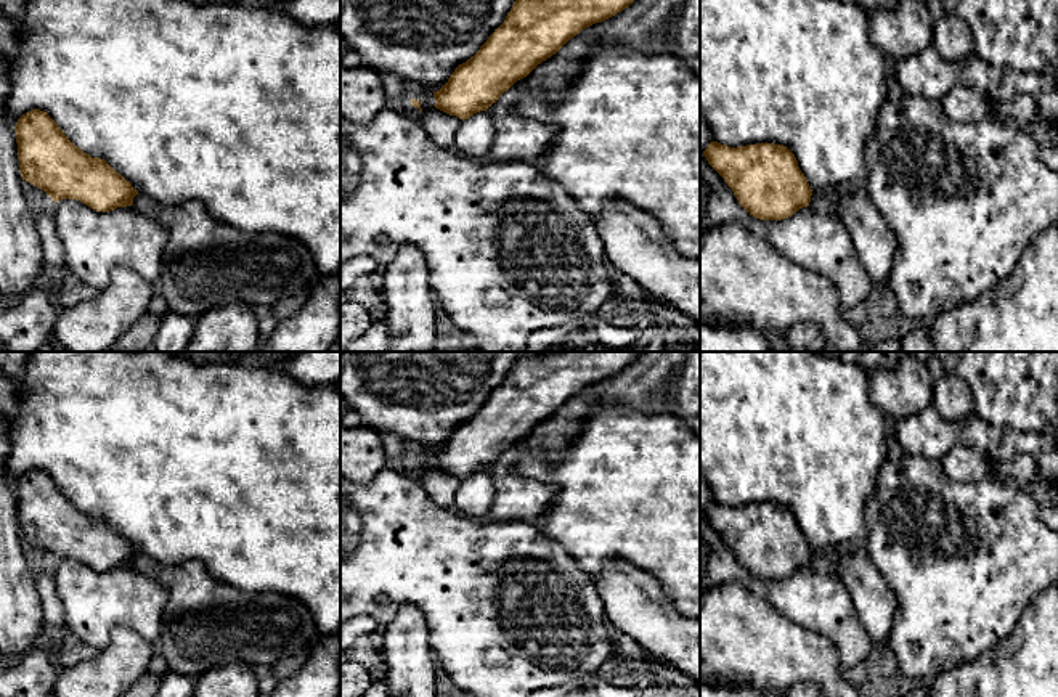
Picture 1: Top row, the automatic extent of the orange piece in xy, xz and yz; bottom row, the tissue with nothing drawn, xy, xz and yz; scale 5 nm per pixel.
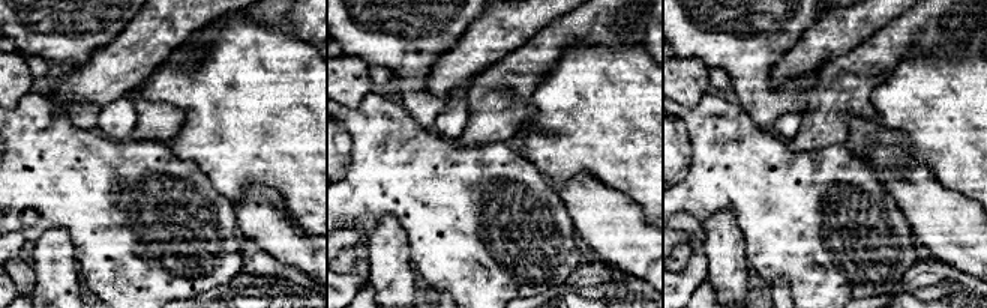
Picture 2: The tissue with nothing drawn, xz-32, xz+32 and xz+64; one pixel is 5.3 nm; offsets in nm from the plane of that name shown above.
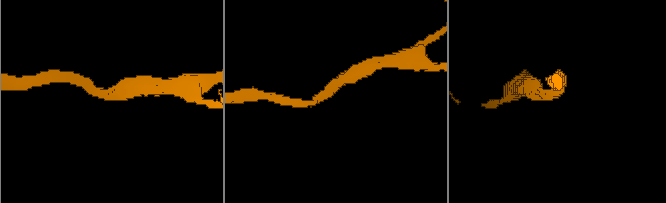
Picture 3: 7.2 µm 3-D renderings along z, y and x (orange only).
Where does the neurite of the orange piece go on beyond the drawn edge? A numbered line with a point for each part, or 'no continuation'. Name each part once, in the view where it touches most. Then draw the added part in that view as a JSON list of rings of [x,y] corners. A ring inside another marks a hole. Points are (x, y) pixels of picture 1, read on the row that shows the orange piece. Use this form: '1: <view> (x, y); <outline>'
no continuation

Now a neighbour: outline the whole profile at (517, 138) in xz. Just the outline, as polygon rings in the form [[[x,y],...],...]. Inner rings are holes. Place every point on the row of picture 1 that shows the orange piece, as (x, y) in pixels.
[[[634,0],[623,11],[570,39],[486,109],[494,124],[494,140],[482,161],[535,162],[546,151],[555,135],[555,127],[517,116],[509,108],[531,90],[539,92],[551,103],[557,101],[599,42],[625,43],[642,53],[676,55],[673,18],[684,2]]]

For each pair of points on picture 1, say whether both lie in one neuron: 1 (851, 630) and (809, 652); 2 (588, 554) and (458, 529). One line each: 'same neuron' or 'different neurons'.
1: different neurons
2: different neurons

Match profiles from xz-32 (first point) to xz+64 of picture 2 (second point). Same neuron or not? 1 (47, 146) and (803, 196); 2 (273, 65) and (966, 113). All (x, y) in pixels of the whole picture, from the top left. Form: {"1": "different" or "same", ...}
{"1": "same", "2": "same"}

